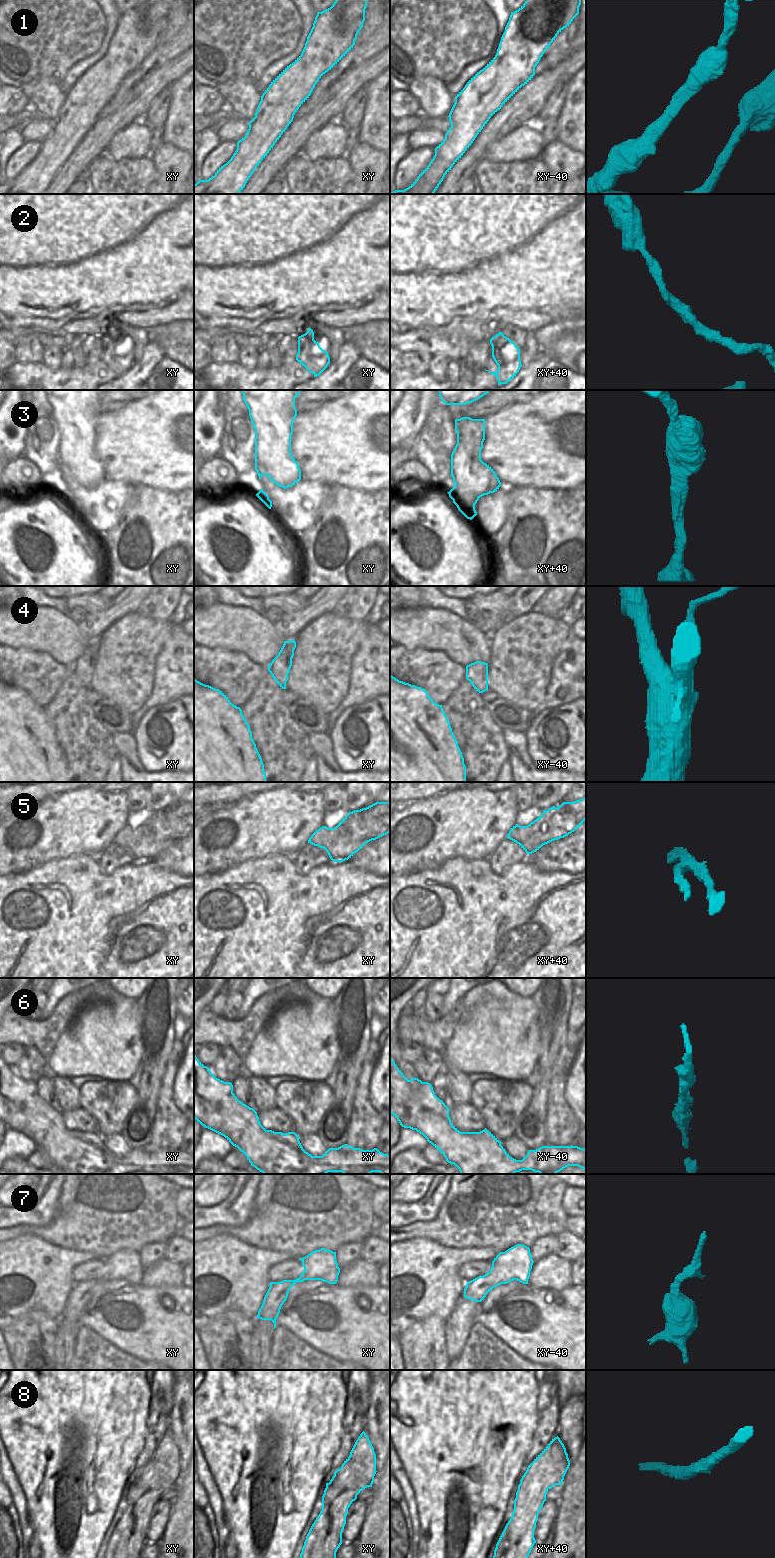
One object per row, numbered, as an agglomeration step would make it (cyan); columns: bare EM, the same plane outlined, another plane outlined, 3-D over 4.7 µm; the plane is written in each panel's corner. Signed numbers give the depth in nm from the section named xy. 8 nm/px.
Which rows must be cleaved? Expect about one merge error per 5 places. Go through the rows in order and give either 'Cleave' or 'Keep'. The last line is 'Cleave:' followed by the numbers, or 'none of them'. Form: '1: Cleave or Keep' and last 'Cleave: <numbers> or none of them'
1: Keep
2: Keep
3: Keep
4: Cleave
5: Cleave
6: Keep
7: Keep
8: Keep
Cleave: 4, 5.

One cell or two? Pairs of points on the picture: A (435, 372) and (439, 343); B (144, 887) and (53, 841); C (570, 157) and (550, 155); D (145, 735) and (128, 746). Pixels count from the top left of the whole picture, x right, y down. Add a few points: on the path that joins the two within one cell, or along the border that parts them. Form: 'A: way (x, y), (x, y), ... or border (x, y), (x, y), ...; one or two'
A: border (432, 355), (444, 355), (449, 360); two
B: border (95, 856), (76, 854), (55, 859); two
C: way (565, 157), (555, 155); one
D: border (131, 733), (135, 740), (137, 757), (142, 764); two

